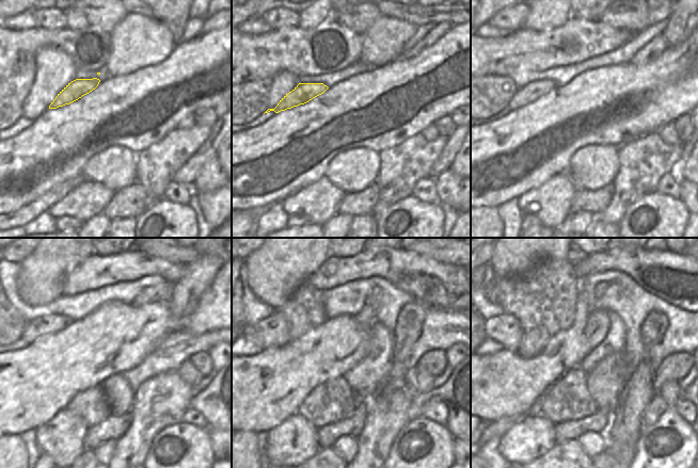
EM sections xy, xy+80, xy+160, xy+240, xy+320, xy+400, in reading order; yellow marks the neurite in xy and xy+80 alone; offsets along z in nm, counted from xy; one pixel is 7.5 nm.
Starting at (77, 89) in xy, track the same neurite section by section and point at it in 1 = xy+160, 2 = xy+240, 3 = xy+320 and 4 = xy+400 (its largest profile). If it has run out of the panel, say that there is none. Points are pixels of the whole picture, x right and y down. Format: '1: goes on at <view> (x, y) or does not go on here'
1: goes on at xy+160 (533, 91)
2: goes on at xy+240 (36, 328)
3: goes on at xy+320 (272, 332)
4: goes on at xy+400 (505, 329)

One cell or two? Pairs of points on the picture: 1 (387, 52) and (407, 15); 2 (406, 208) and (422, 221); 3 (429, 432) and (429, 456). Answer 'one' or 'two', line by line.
1: two
2: one
3: one

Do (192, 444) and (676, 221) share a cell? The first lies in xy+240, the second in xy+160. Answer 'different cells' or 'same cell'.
same cell

